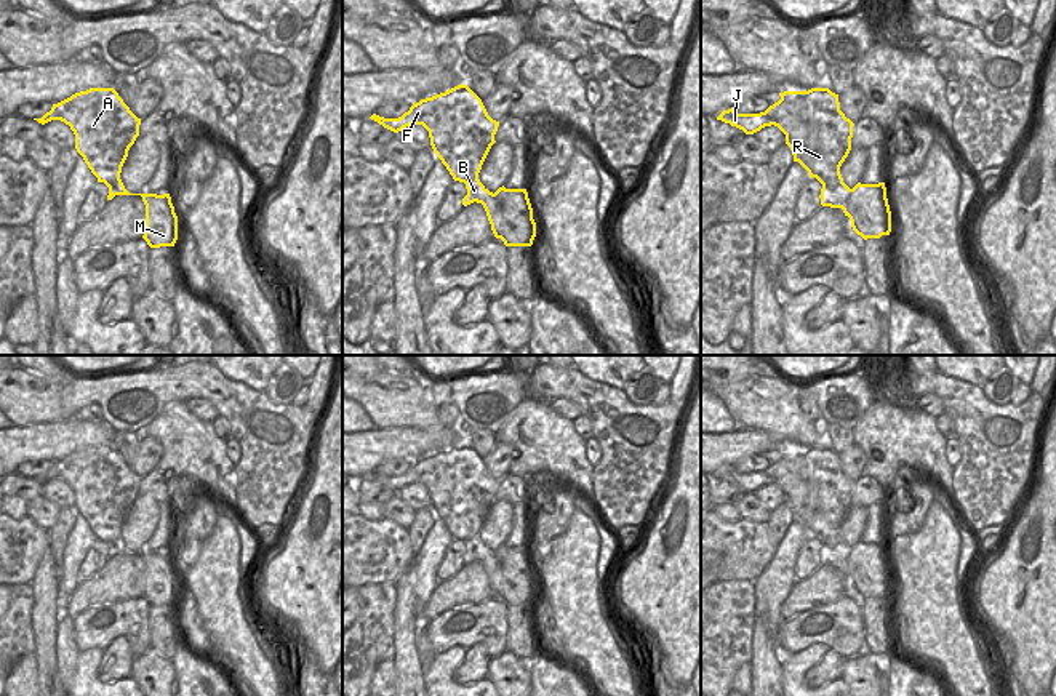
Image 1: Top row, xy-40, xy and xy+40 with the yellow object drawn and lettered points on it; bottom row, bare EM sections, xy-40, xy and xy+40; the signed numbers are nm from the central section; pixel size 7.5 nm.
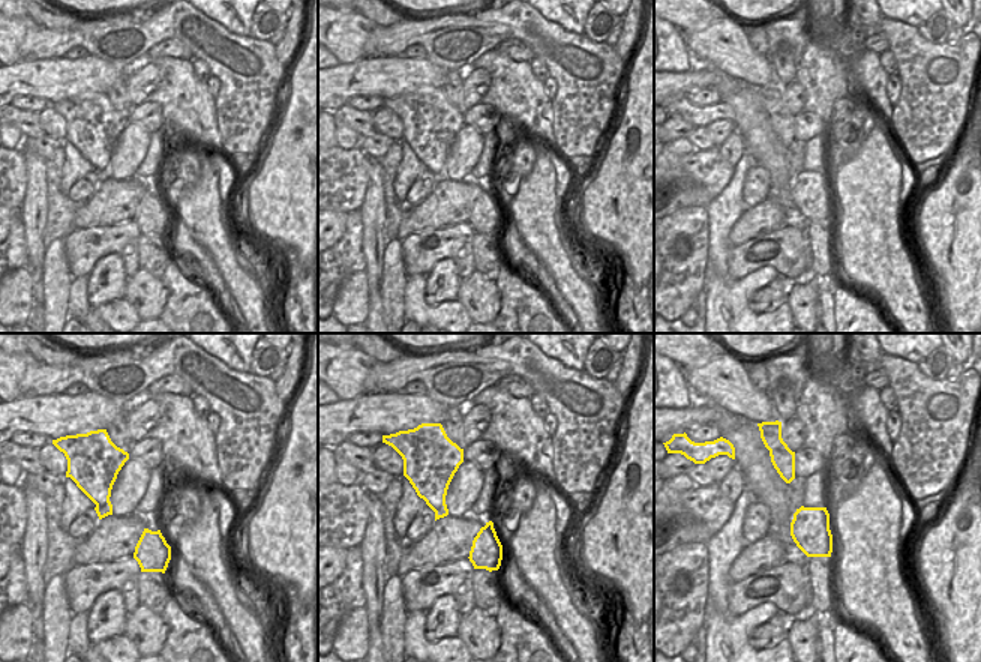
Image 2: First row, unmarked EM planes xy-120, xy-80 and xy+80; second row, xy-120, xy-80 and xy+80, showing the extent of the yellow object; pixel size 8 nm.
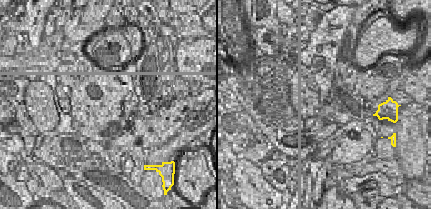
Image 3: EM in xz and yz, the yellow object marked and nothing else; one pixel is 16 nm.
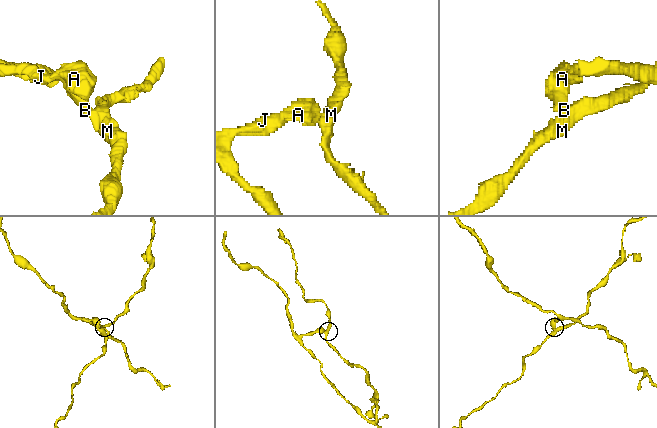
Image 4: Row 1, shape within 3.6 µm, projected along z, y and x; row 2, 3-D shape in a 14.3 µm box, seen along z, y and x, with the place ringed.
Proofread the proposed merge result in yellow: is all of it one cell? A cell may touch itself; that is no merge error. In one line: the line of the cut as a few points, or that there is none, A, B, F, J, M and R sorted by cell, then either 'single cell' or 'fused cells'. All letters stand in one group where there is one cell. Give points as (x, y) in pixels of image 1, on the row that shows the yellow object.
cut xy+40 (852, 189), (845, 215); groups A B F J R / M; fused cells

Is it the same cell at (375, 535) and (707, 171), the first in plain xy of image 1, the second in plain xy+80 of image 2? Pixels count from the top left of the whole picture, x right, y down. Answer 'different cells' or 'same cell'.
same cell

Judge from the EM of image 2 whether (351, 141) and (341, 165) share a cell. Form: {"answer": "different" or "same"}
{"answer": "different"}

